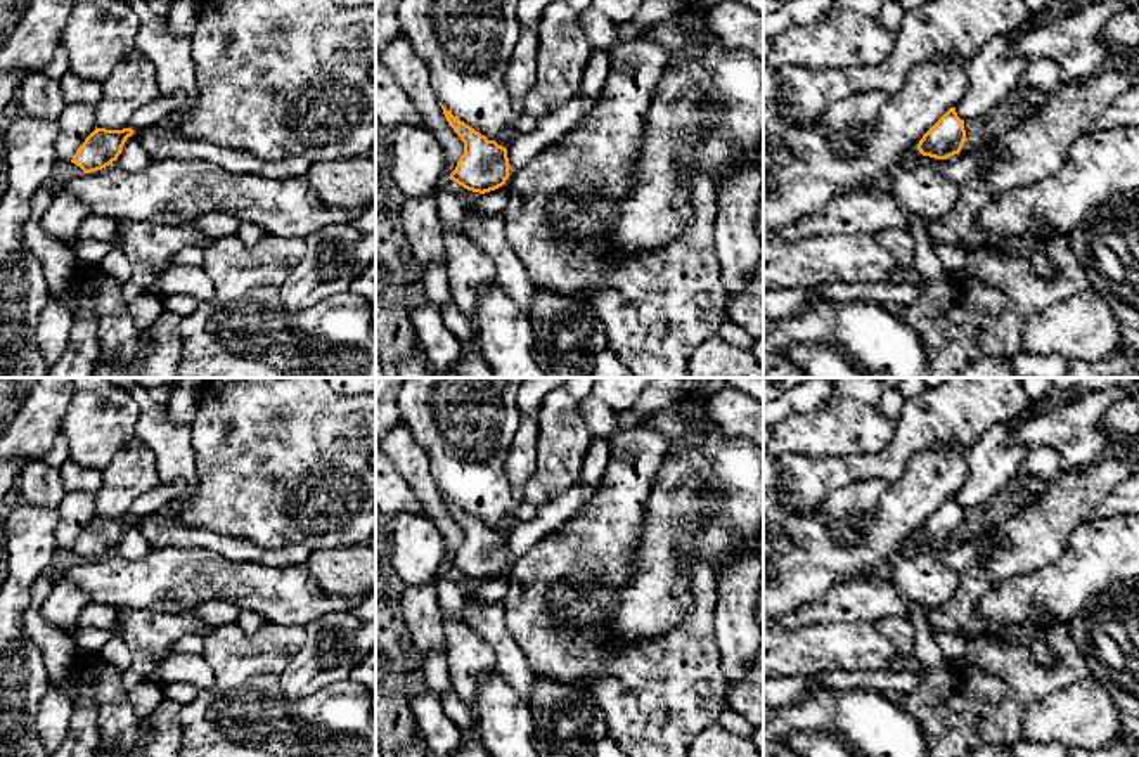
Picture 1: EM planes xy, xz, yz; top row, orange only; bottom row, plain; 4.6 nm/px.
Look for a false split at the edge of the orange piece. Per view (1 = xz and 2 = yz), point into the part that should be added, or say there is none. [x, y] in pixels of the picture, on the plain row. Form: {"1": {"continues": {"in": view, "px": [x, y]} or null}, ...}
{"1": {"continues": null}, "2": {"continues": null}}

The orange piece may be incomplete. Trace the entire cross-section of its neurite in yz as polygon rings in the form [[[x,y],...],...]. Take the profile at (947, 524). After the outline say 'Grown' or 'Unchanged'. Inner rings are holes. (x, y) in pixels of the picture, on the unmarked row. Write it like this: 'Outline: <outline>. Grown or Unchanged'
Outline: [[[950,495],[919,528],[917,539],[923,544],[947,547],[959,542],[966,530],[964,508]]]. Unchanged

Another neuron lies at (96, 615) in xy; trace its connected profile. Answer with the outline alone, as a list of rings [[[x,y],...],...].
[[[90,603],[80,617],[80,629],[113,629],[119,610],[111,605]]]

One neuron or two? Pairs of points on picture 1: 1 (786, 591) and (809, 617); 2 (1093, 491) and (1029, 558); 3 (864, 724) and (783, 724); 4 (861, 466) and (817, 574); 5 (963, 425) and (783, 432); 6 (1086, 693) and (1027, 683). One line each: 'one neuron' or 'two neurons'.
1: two neurons
2: one neuron
3: one neuron
4: two neurons
5: two neurons
6: two neurons

